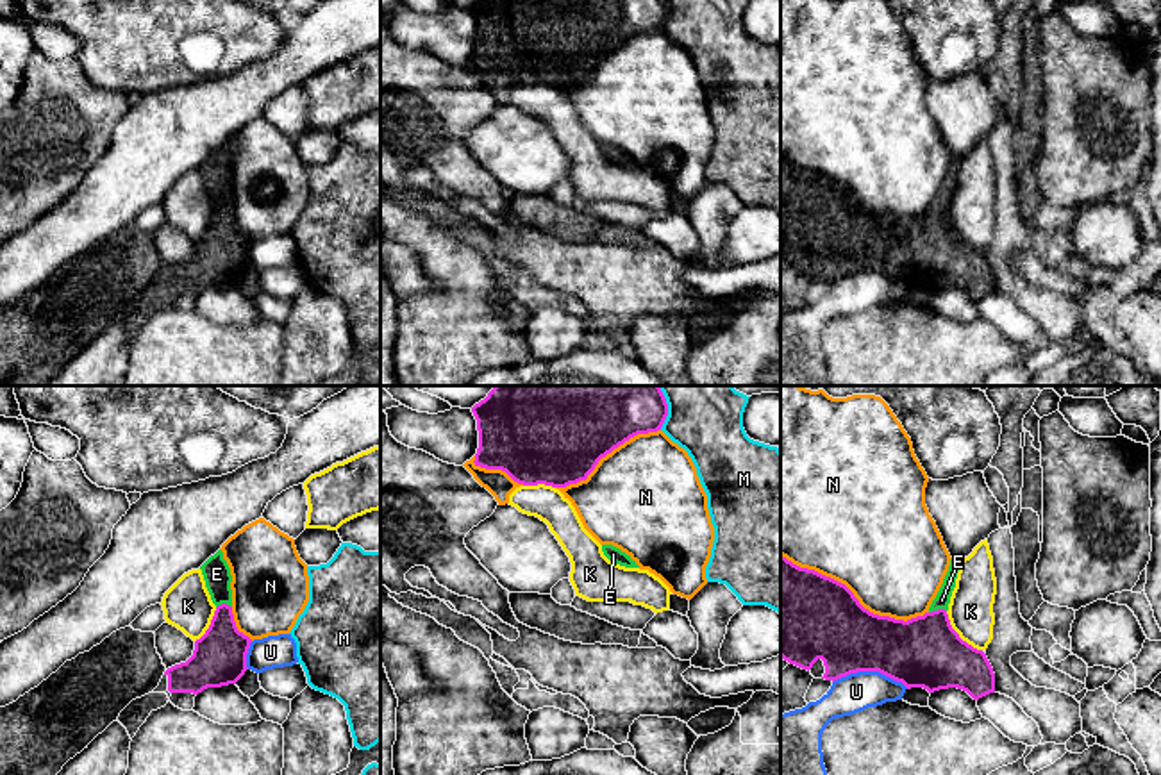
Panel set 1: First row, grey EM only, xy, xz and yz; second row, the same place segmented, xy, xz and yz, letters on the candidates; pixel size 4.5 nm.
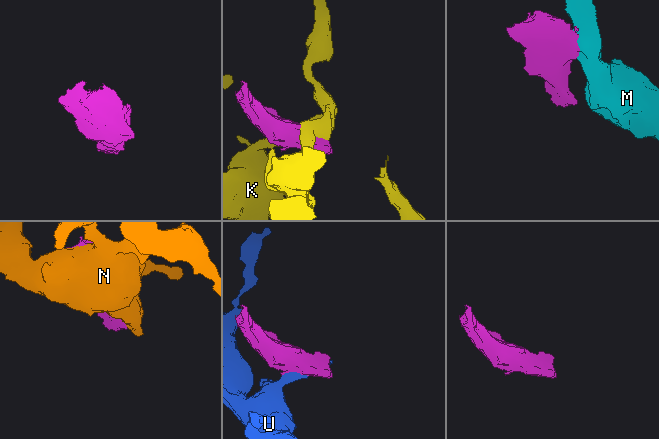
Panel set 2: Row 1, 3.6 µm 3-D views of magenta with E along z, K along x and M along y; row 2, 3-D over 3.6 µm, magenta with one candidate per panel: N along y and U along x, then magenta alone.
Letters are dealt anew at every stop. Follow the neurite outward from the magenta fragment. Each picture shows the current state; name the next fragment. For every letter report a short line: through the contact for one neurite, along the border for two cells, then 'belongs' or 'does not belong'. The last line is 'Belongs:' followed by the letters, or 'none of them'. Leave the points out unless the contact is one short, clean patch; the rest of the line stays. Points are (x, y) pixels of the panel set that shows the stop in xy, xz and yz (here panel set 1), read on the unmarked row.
E: line yz (926, 252), (938, 209), (942, 200); belongs
K: does not belong
M: does not belong
N: does not belong
U: does not belong
Belongs: E

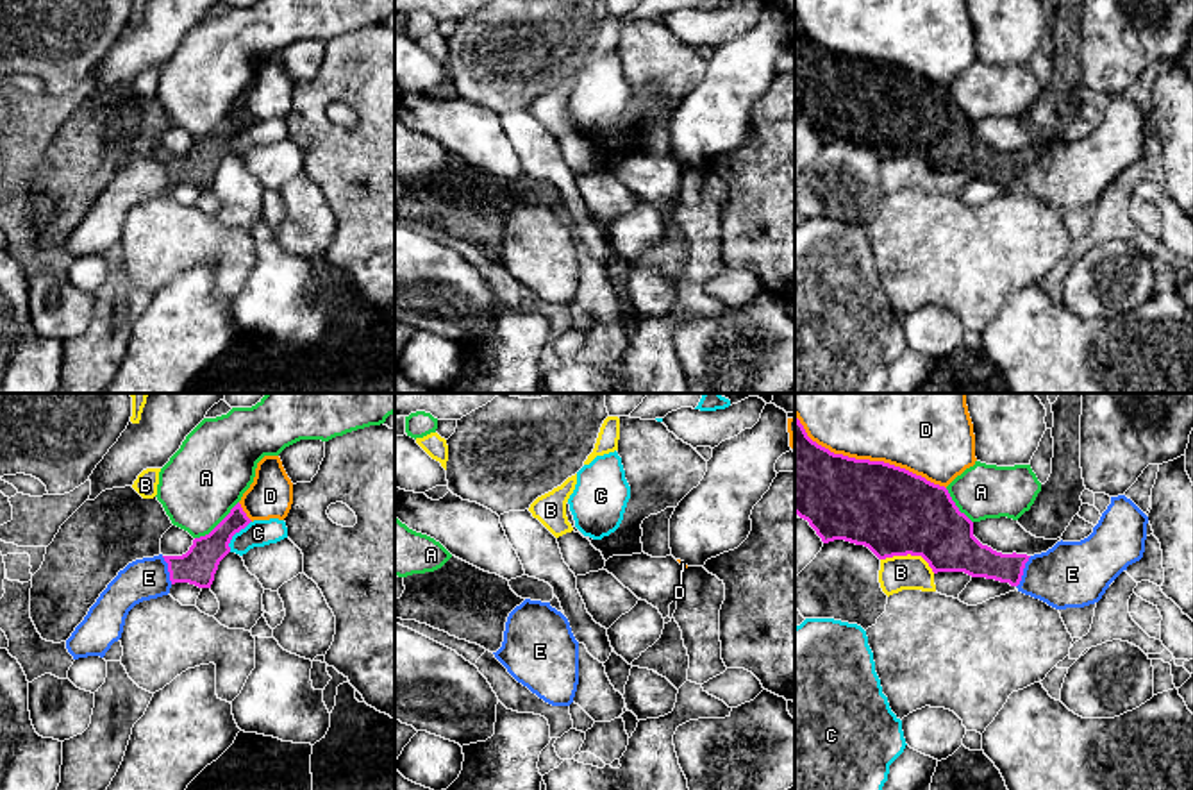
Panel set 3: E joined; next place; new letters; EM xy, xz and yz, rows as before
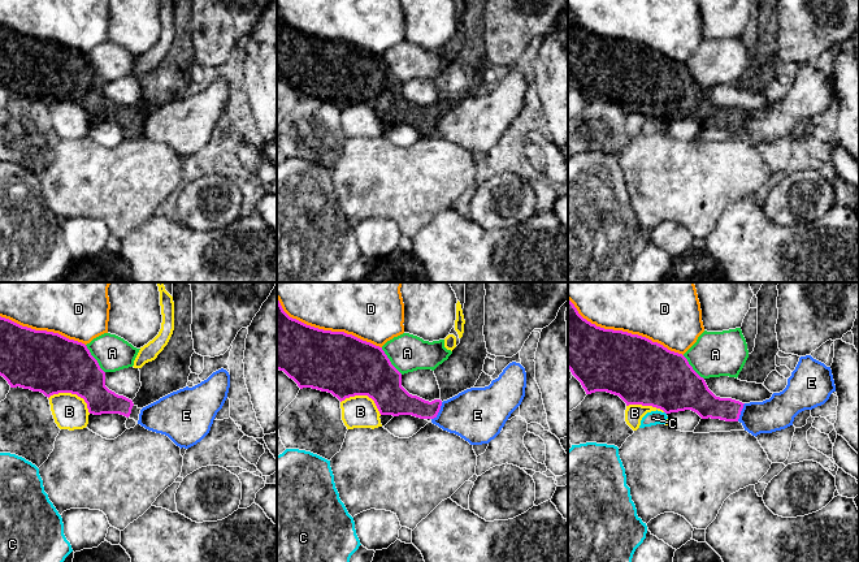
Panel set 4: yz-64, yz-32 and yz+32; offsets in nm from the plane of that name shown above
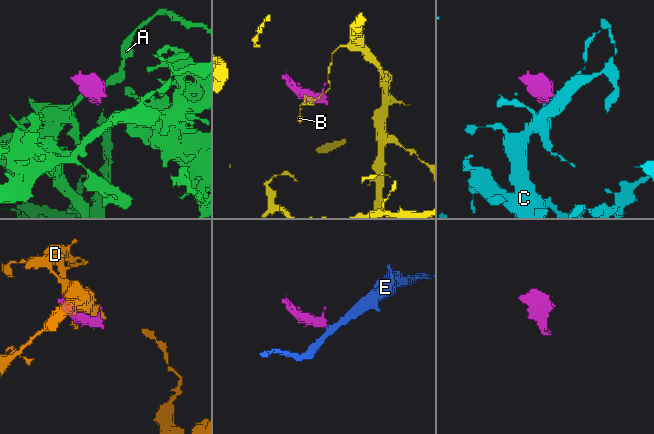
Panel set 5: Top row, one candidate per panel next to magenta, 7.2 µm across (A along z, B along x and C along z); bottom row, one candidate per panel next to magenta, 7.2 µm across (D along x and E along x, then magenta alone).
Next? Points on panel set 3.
A: does not belong
B: does not belong
C: does not belong
D: does not belong
E: line yz (1031, 156), (1017, 186); does not belong
Belongs: none of them

